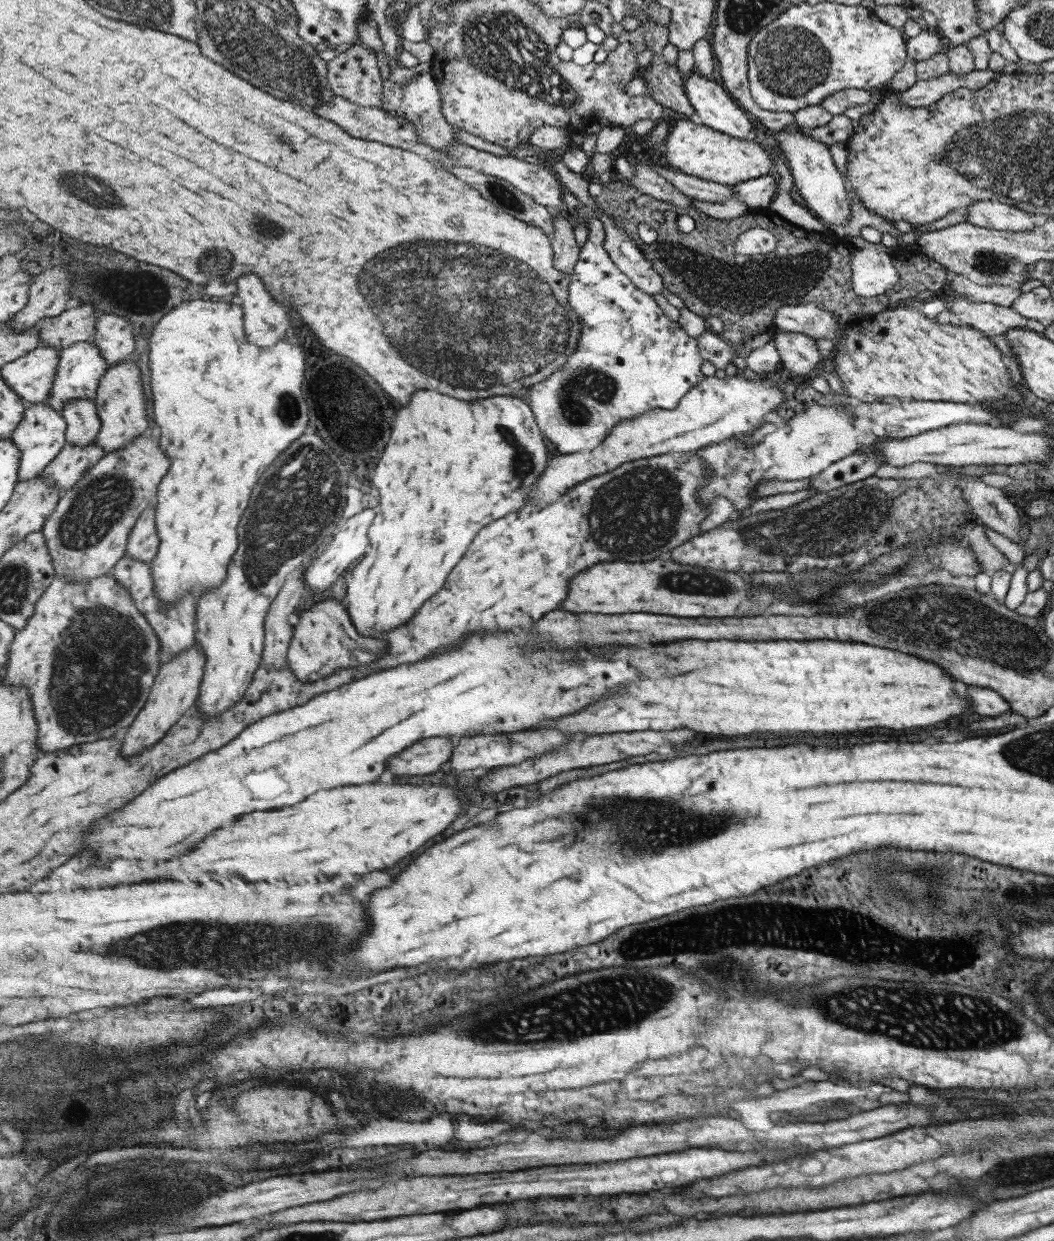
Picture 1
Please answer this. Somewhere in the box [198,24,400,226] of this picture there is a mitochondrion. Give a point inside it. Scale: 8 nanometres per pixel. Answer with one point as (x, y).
(232, 100)

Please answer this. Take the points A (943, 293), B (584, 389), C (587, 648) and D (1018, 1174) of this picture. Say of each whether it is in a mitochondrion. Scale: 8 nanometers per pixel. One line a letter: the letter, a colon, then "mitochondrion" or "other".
A: other
B: mitochondrion
C: other
D: mitochondrion

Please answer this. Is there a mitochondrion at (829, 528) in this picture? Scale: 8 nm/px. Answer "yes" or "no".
yes

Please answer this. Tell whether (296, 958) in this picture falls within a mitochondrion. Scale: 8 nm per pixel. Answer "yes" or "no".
yes

